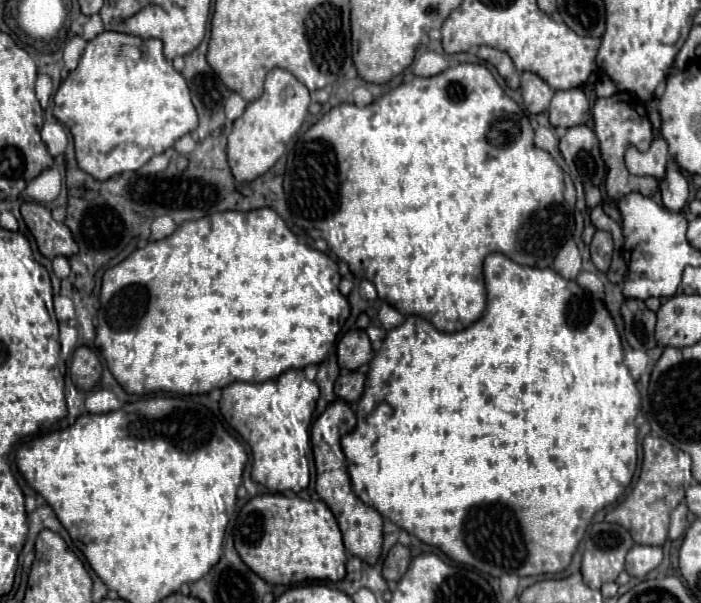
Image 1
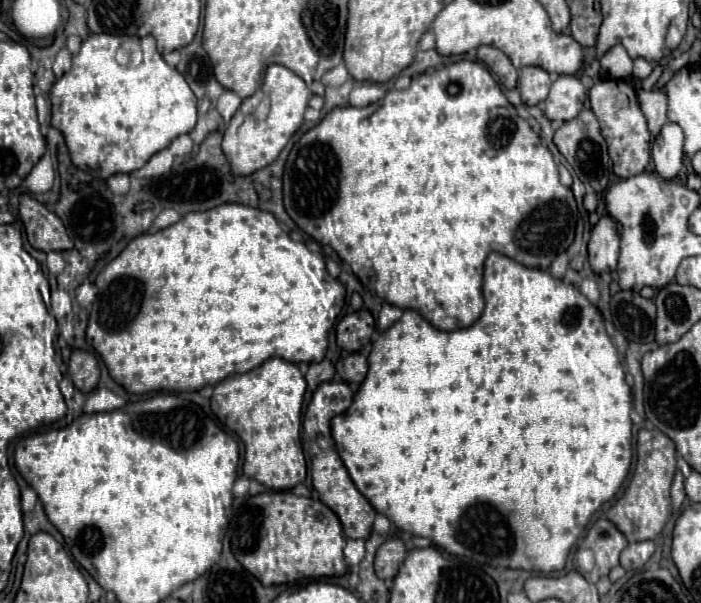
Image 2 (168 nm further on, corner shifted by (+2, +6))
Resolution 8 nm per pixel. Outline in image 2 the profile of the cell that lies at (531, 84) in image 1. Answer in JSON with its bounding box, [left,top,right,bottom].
[519,66,551,106]

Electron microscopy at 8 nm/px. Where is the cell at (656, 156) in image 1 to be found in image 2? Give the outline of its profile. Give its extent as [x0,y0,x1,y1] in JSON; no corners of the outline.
[637,90,667,140]

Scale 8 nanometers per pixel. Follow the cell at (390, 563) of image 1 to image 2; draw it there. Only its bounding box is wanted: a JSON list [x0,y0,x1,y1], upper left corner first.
[375,538,405,578]

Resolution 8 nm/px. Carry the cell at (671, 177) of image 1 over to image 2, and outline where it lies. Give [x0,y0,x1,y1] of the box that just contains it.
[651,124,683,180]

